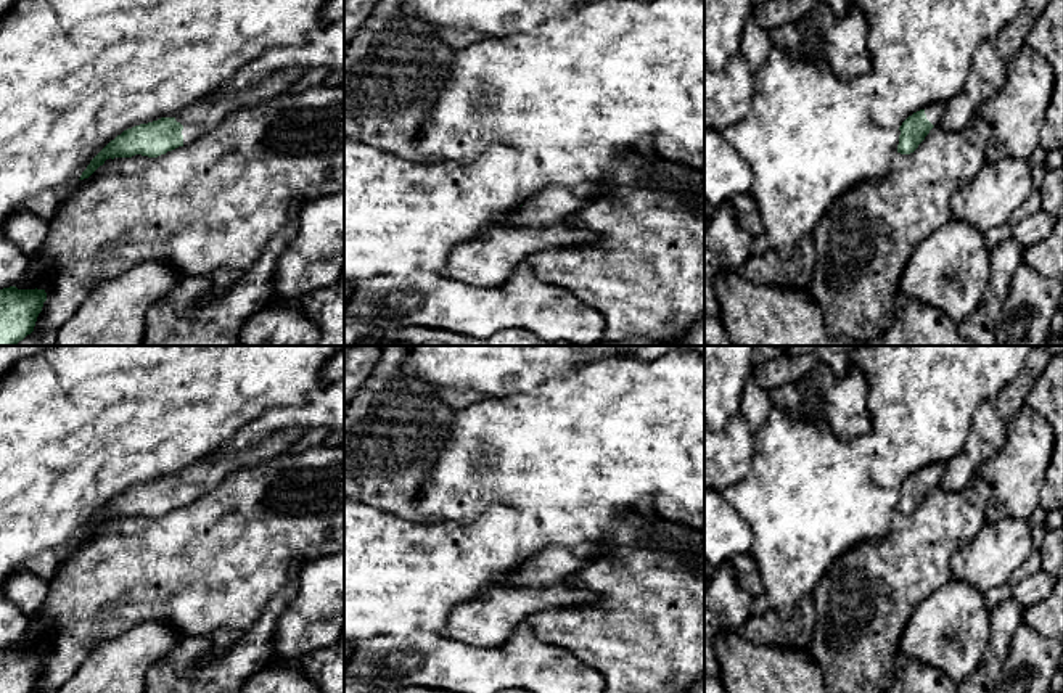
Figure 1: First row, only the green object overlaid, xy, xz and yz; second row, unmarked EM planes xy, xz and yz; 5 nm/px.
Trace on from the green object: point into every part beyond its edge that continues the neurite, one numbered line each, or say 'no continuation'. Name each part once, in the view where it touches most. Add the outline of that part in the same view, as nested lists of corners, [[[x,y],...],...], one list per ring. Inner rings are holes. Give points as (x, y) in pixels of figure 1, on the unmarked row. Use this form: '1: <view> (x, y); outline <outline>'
1: xy (200, 478); outline [[[283,429],[273,433],[252,449],[241,452],[227,450],[227,453],[217,460],[195,461],[175,476],[175,481],[183,486],[183,505],[211,492],[230,471],[251,468],[285,453],[302,434],[301,429]]]

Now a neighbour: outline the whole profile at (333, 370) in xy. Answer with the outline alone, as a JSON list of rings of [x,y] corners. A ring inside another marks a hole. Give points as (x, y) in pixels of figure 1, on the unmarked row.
[[[344,352],[330,359],[322,371],[322,383],[334,383],[339,379],[344,379]]]

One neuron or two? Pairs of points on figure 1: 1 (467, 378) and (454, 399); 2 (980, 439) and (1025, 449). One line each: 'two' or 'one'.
1: two
2: two

